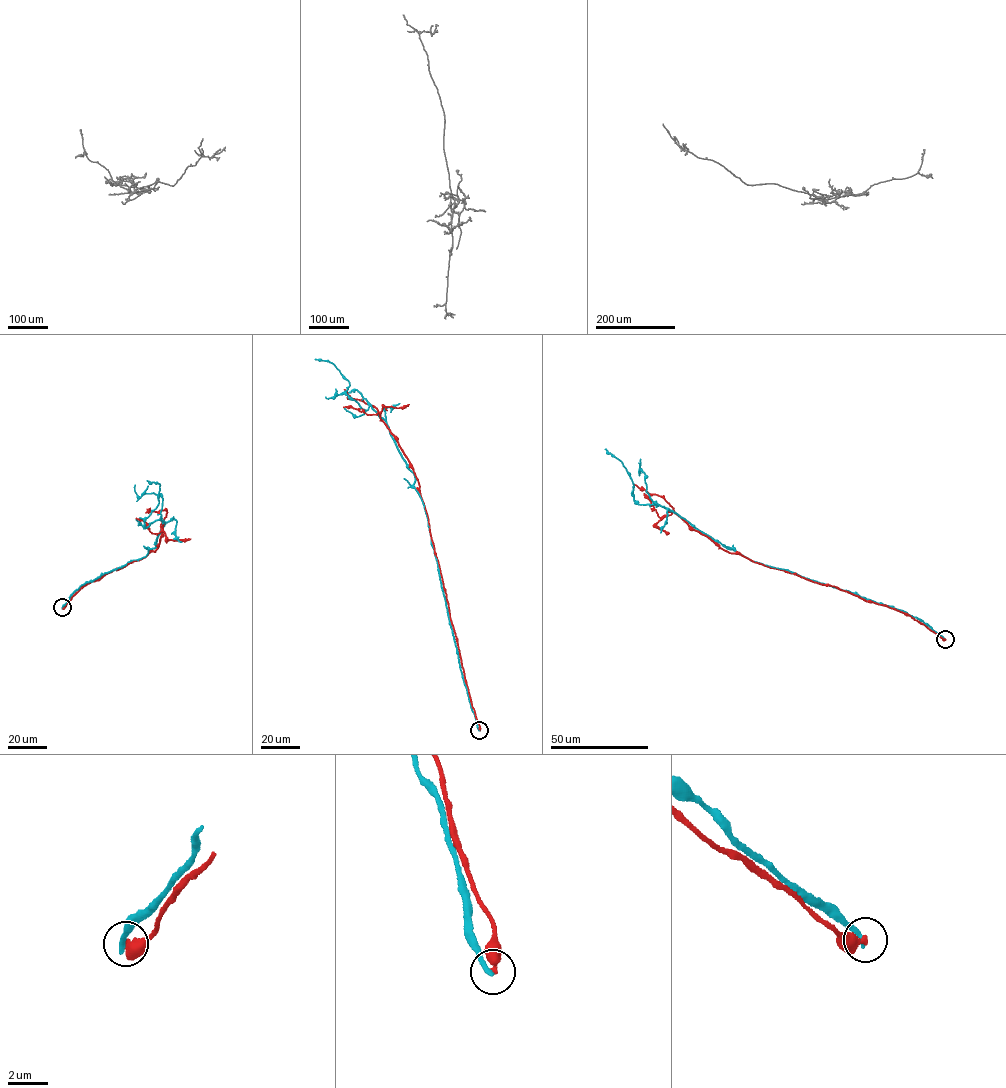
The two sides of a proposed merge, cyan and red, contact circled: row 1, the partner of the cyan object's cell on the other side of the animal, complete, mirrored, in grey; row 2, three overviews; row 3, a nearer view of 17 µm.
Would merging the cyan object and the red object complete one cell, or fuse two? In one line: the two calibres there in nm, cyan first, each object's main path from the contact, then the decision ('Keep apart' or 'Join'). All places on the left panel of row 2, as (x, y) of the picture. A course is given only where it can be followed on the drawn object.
Thickness 280 nm (cyan) against 400 nm. Course of cyan: (62, 608), (81, 585), (157, 546), (165, 523), (144, 525), (160, 486), (147, 480). Course of red: (62, 608), (91, 582), (155, 552), (167, 512), (150, 511), (149, 508). Keep apart

